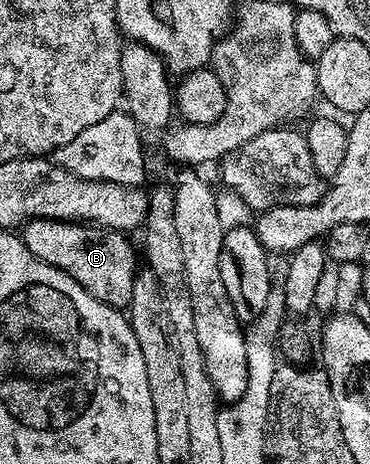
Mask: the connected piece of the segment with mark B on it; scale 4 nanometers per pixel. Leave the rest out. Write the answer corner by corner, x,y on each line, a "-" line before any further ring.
30,219
22,224
20,238
28,253
68,273
68,277
88,289
92,297
110,307
129,308
134,276
140,270
140,259
134,256
134,247
123,232
68,219

